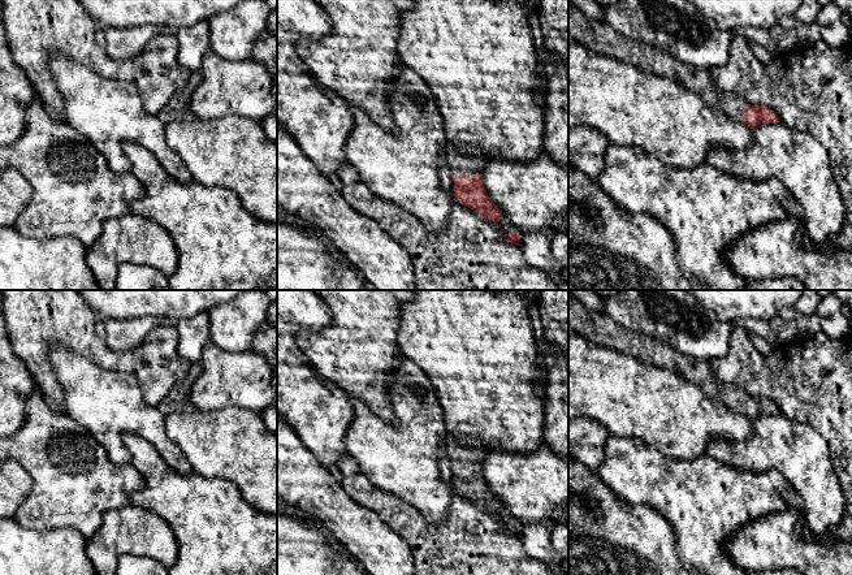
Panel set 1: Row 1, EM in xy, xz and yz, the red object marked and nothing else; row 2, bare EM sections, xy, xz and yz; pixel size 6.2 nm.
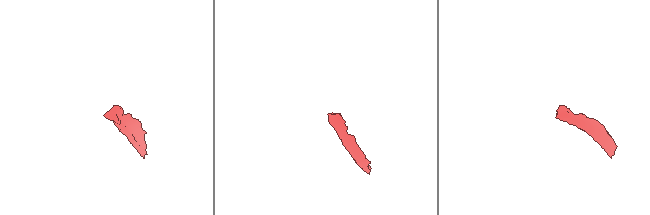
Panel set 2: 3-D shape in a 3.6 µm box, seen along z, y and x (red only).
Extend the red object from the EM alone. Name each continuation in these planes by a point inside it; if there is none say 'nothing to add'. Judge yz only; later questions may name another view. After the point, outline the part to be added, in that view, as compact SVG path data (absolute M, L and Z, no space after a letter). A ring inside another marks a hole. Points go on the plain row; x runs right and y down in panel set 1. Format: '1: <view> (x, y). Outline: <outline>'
1: yz (599, 328). Outline: M568 293L568 325L581 337L605 347L613 347L636 359L675 372L699 386L712 401L741 414L745 394L736 386L721 382L709 362L688 356L645 334L631 332L609 316L585 308Z

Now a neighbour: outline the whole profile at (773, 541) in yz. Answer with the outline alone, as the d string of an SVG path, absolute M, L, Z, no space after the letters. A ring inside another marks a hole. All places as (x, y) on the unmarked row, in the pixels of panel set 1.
M791 509L761 516L740 527L723 545L731 561L745 570L796 568L803 575L852 575L852 544L830 541L829 535L814 536L800 515Z

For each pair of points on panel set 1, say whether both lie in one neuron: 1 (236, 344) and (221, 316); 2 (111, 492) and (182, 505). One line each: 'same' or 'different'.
1: same
2: different

